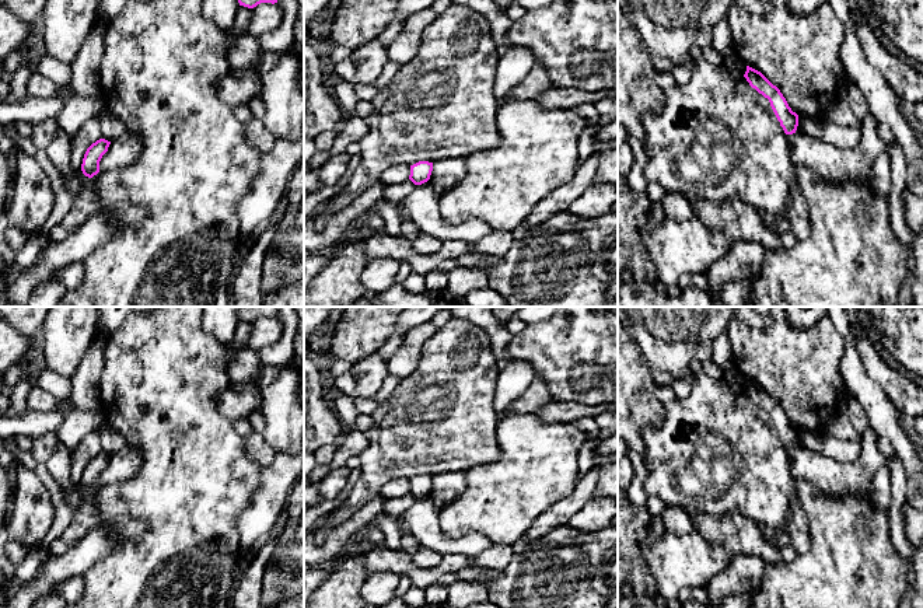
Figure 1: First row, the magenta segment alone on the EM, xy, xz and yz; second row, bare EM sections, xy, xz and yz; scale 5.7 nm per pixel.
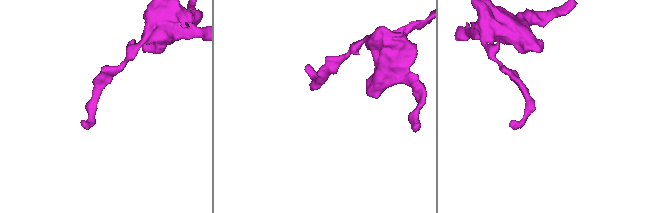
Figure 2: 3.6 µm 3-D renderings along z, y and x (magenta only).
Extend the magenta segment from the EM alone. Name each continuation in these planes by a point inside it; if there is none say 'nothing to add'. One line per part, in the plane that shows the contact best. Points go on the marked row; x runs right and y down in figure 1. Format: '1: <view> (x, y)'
nothing to add

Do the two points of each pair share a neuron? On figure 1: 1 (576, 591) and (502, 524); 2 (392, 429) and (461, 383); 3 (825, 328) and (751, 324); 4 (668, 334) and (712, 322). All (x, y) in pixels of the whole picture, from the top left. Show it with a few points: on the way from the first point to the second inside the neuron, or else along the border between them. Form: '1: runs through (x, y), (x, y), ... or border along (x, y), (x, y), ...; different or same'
1: border along (523, 537), (513, 545); different
2: runs through (409, 429), (415, 429), (444, 399); same
3: runs through (807, 338), (769, 338); same
4: runs through (679, 322), (701, 322); same

